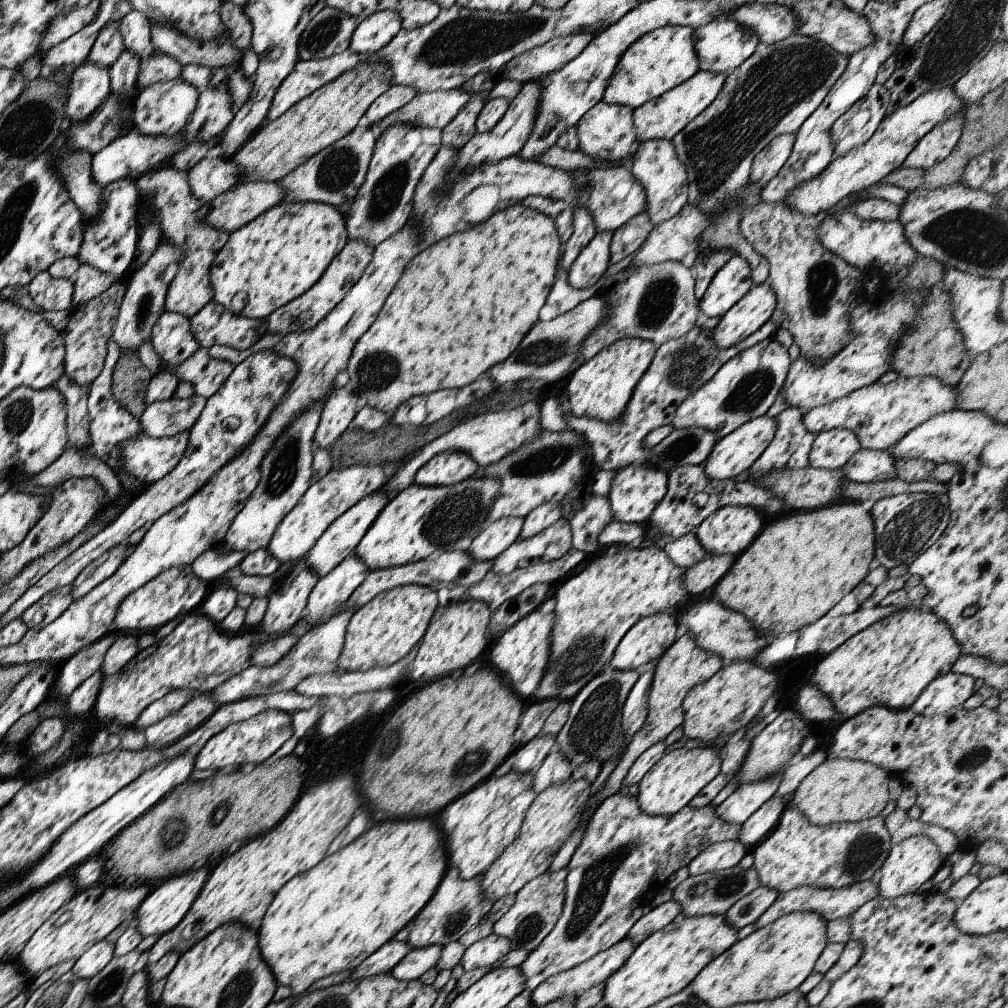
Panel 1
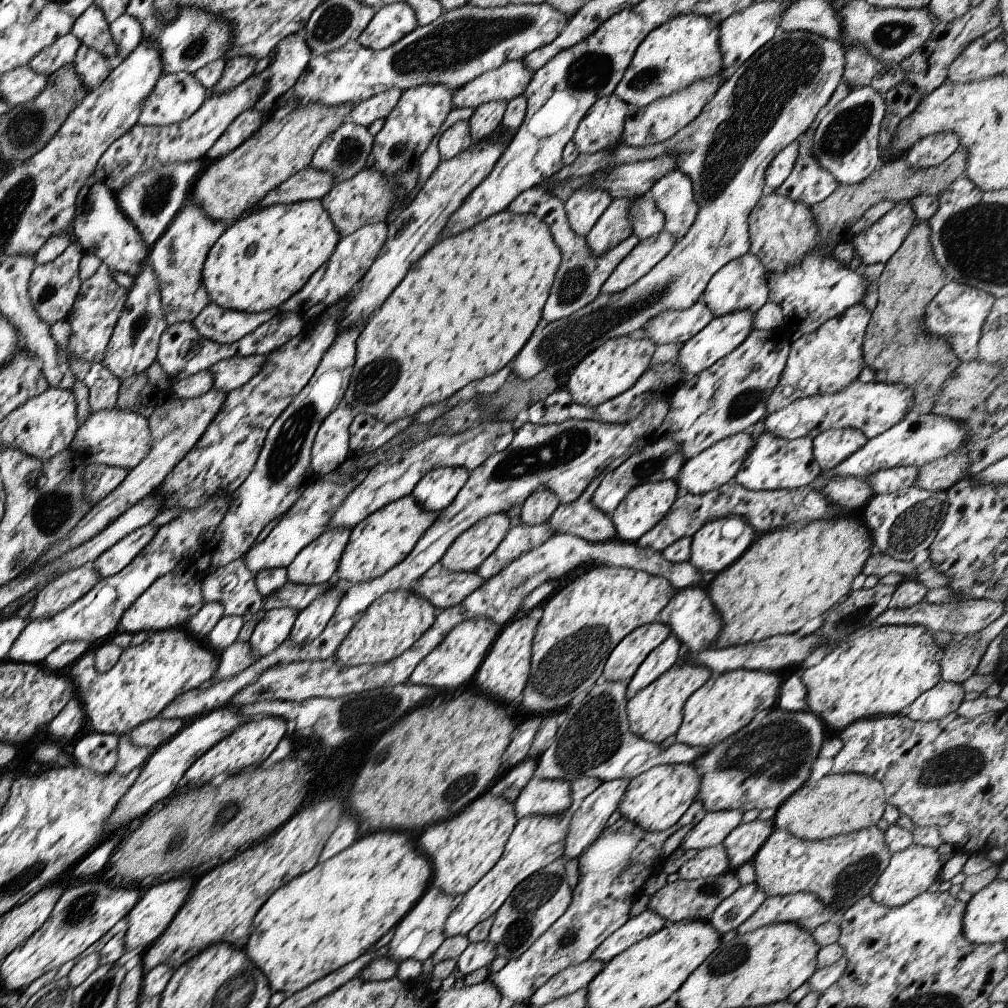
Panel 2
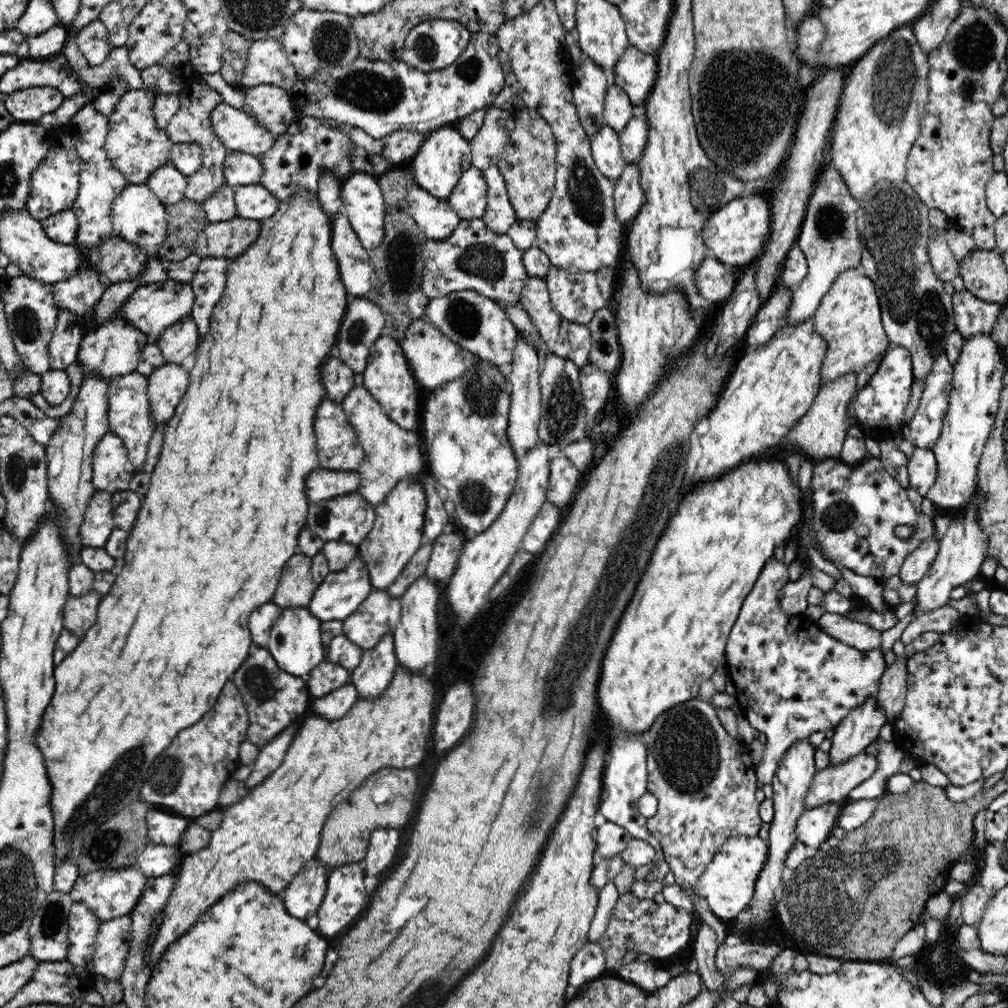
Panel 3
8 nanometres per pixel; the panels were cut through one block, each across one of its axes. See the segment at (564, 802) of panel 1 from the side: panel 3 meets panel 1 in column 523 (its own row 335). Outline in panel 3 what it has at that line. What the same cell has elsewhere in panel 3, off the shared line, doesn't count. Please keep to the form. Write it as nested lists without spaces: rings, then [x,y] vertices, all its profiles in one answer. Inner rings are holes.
[[[850,268],[842,272],[823,297],[822,304],[814,314],[814,327],[826,339],[828,350],[822,360],[822,384],[837,380],[846,374],[858,374],[878,354],[890,345],[882,325],[882,311],[874,281],[864,274],[862,268]]]

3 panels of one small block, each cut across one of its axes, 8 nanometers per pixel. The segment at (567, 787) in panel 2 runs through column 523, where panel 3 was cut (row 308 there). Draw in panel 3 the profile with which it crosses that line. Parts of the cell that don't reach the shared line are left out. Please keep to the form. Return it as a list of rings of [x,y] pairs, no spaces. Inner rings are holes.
[[[826,165],[808,200],[800,237],[796,242],[805,256],[809,270],[804,282],[793,292],[793,300],[784,314],[784,325],[795,325],[814,317],[823,297],[834,281],[850,268],[861,268],[861,243],[857,228],[859,200],[854,199],[838,169]]]

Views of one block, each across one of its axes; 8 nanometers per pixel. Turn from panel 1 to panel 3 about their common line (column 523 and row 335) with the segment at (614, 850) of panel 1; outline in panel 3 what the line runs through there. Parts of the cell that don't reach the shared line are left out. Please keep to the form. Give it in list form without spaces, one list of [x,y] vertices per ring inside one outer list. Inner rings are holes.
[[[966,289],[951,296],[956,330],[962,333],[964,340],[994,330],[995,320],[998,320],[998,315],[1002,313],[1004,303],[979,300],[978,296],[973,296]]]

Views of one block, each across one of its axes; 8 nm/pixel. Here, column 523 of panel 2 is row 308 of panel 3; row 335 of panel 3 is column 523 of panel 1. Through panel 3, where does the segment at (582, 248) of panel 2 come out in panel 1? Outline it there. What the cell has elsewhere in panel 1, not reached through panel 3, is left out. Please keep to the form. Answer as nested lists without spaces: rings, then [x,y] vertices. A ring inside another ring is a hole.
[[[528,196],[522,200],[526,208],[532,208],[550,216],[555,222],[556,232],[560,236],[560,242],[564,244],[574,230],[574,206],[564,200],[554,200],[554,198],[544,198],[543,196]]]

